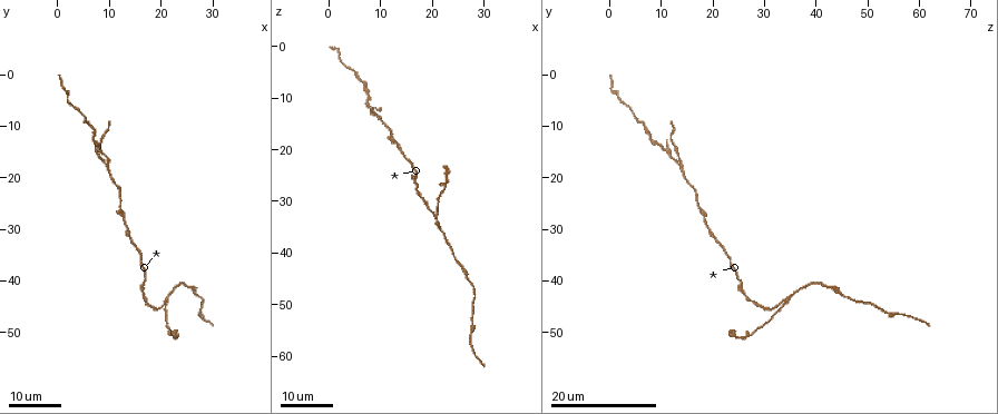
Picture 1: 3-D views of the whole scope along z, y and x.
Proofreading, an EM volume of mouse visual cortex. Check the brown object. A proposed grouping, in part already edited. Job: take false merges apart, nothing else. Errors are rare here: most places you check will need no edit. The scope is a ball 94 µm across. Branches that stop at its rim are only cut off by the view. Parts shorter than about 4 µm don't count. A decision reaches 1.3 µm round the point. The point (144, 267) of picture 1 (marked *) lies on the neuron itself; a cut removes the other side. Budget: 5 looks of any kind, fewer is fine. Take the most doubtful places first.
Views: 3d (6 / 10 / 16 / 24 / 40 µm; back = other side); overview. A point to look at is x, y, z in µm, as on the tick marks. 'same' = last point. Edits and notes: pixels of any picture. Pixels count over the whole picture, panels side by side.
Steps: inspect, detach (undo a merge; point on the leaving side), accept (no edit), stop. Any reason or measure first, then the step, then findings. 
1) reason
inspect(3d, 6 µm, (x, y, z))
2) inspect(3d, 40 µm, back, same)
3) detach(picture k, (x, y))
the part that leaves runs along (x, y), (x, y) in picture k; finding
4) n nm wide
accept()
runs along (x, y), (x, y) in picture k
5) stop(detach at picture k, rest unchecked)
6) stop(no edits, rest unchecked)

three arms meet
inspect(3d, 16 µm, (9.5, 17.0, 13.0))

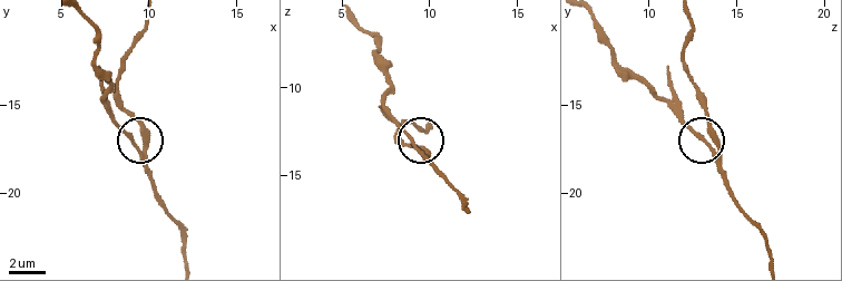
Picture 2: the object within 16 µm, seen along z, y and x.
zoom in
inspect(3d, 10 µm, (9.4, 17.3, 13.5))

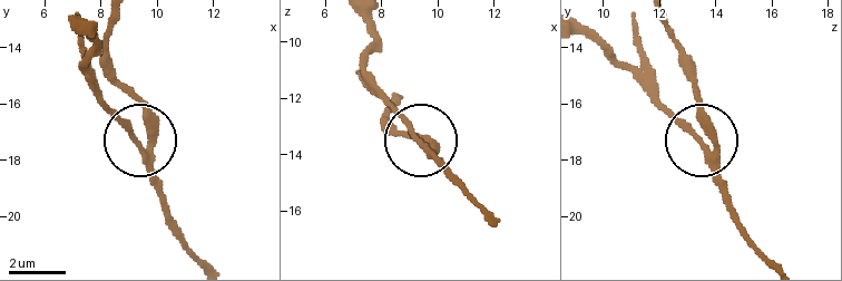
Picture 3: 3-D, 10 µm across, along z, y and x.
side arm 10 µm
detach(picture 3, (150, 116))
the part that leaves runs along (146, 152), (140, 104), (109, 54), (111, 25) in picture 3; two neurons meet here

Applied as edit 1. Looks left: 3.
inspect(overview)

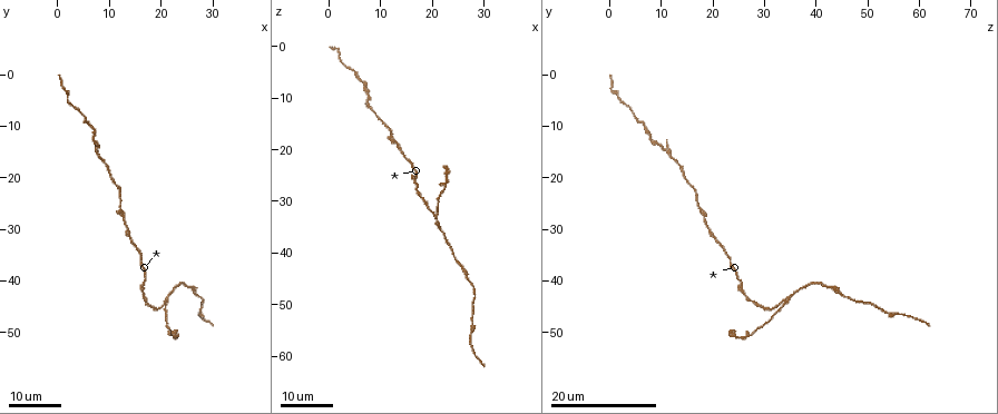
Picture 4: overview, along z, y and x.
side arm on a straight run
inspect(3d, 16 µm, (20.5, 44.0, 33.5))

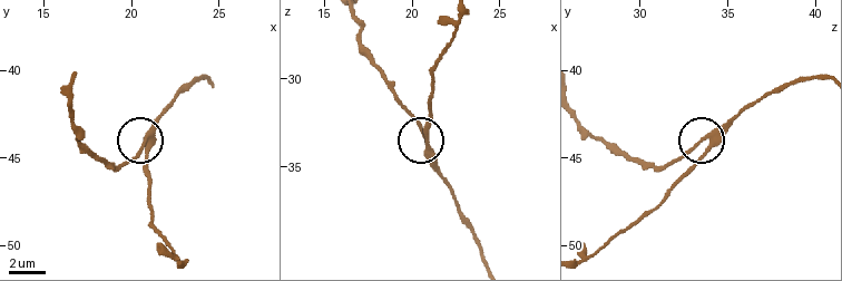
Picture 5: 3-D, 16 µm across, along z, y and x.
inspect(3d, 10 µm, (21.0, 44.5, 33.9))

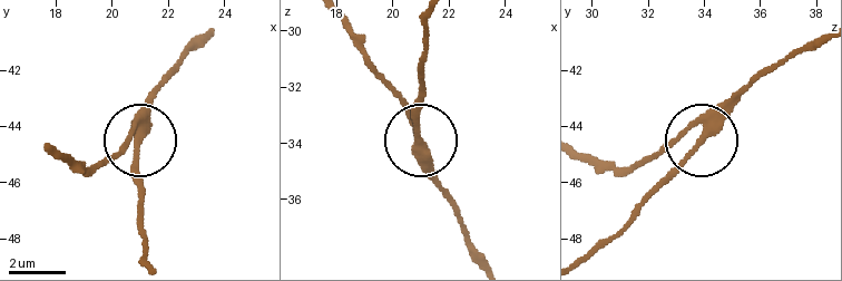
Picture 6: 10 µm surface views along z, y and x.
accept()
runs along (338, 18), (419, 136), (417, 93) in picture 6; one neuron here

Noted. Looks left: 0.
stop(detach at picture 3, rest unchecked)

